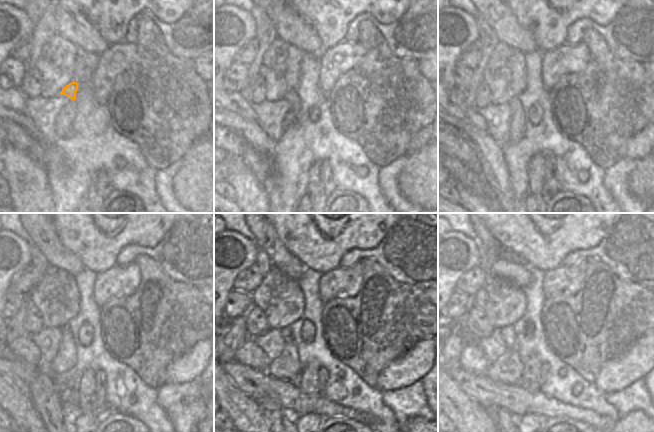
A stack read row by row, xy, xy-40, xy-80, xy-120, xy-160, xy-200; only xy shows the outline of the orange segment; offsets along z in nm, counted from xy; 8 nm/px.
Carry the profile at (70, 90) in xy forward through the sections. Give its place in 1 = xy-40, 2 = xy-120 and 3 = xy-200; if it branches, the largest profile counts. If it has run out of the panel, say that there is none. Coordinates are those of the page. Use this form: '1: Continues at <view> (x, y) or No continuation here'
1: Continues at xy-40 (291, 96)
2: Continues at xy-120 (65, 359)
3: Continues at xy-200 (508, 368)

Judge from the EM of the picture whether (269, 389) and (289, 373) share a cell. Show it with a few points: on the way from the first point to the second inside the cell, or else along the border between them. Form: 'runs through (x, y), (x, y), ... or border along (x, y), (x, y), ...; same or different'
border along (265, 371), (277, 378), (294, 382); different

